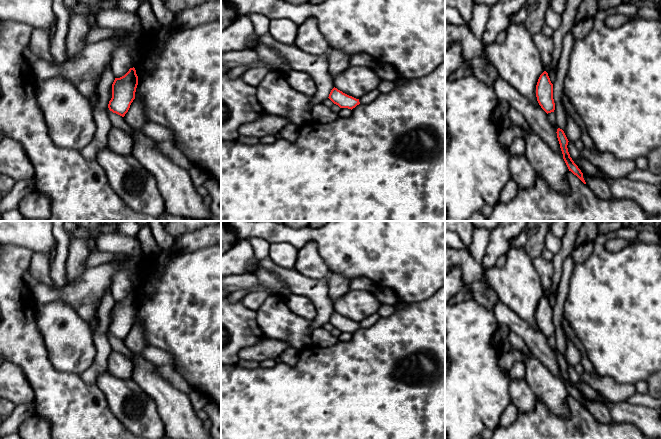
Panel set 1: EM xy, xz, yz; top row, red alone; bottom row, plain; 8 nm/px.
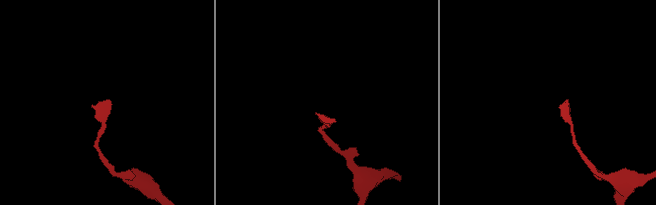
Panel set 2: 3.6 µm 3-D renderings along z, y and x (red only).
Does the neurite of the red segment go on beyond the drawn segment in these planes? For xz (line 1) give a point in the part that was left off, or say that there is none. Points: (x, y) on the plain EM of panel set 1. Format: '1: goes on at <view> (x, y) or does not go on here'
1: does not go on here

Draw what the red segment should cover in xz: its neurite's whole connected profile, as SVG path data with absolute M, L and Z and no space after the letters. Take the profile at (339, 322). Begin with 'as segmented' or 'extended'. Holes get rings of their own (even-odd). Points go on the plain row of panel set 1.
as segmented; M335 311L331 314L328 322L340 332L348 332L352 334L360 328L359 323L349 320Z

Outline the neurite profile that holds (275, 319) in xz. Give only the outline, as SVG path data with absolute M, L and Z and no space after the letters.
M271 294L255 314L265 338L283 341L298 351L313 345L309 330L311 321L294 314L286 305L285 297Z

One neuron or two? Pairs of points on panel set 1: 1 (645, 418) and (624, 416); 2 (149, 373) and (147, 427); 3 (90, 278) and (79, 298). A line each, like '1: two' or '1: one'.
1: one
2: two
3: one

